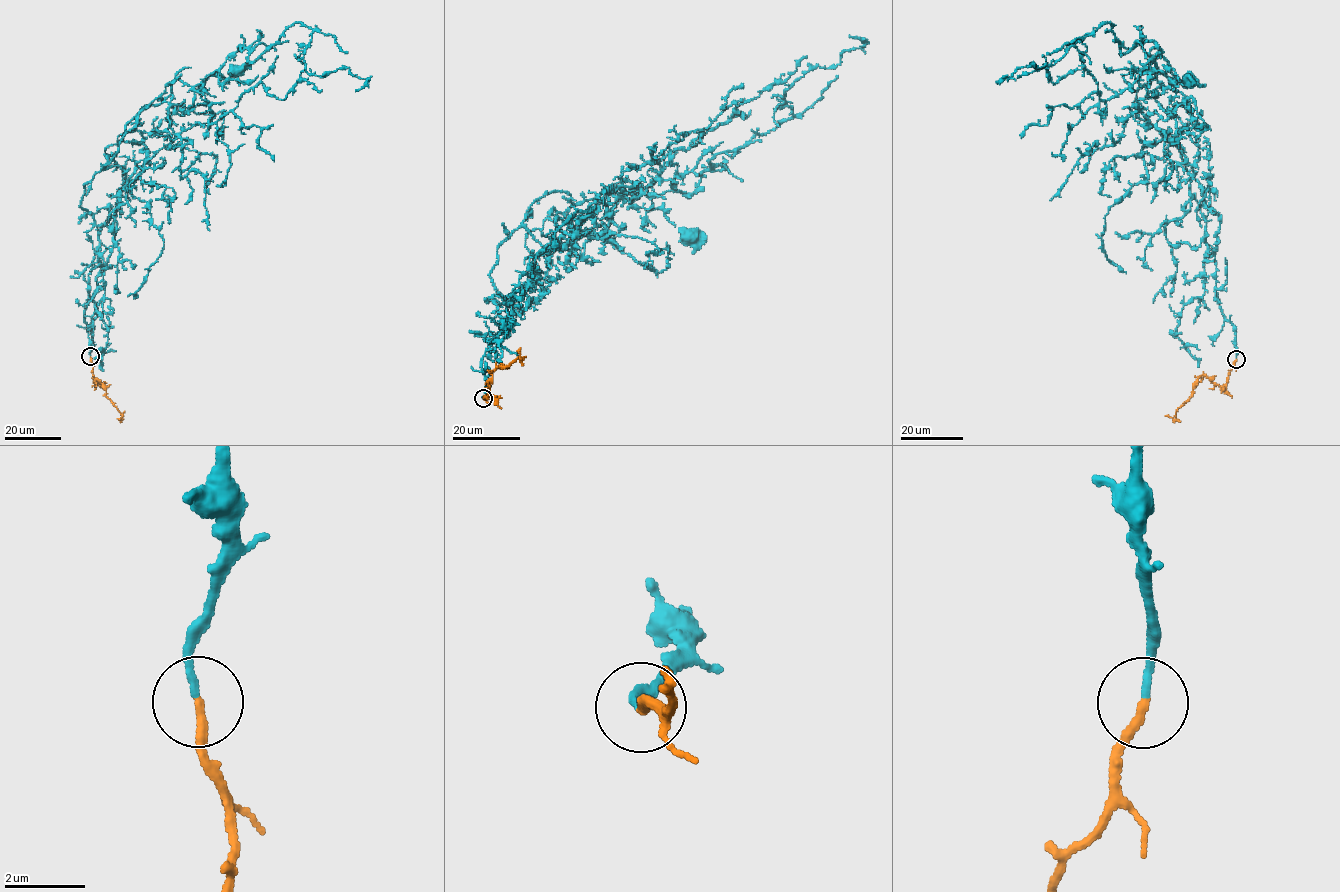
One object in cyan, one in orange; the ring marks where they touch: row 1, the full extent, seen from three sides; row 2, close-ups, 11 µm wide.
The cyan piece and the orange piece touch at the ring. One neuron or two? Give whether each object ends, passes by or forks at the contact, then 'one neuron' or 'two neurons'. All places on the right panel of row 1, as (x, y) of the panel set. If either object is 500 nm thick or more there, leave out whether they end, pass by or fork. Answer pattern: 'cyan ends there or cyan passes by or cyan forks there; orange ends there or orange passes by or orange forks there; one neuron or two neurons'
cyan ends there; orange ends there; one neuron

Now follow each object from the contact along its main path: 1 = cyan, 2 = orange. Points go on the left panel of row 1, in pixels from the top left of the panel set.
1: (90, 356), (83, 273), (101, 225), (80, 204), (84, 184), (172, 81), (197, 91), (233, 69)
2: (90, 356), (95, 384), (99, 380), (119, 411), (120, 419)

